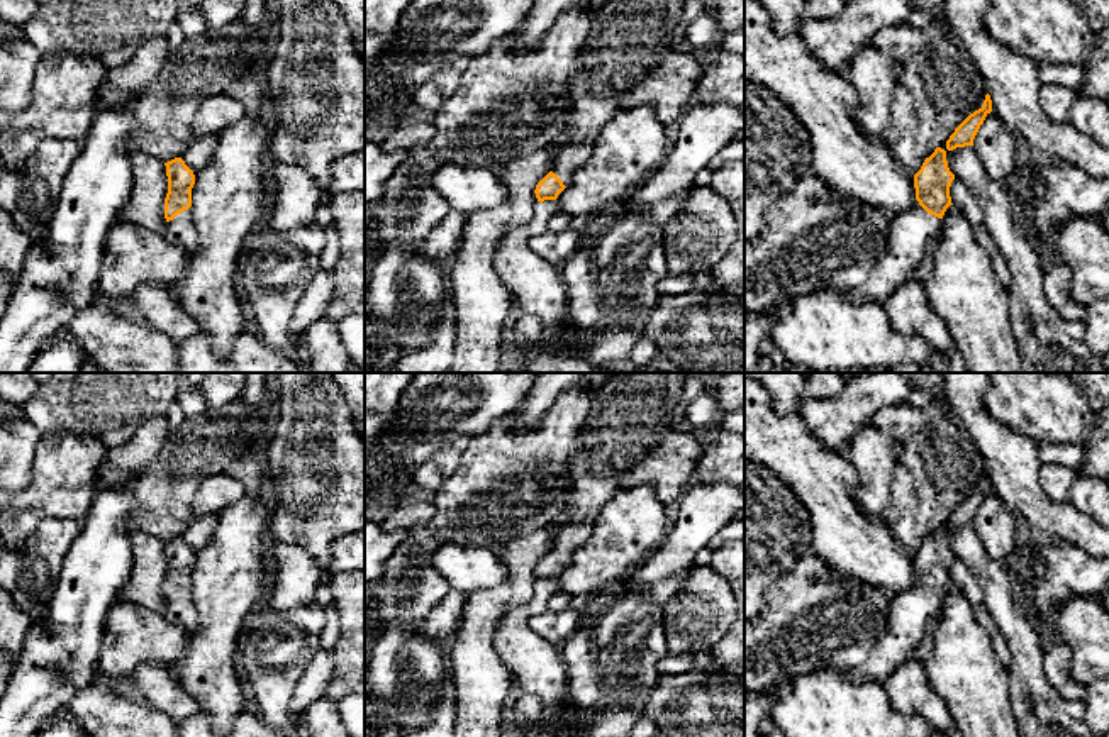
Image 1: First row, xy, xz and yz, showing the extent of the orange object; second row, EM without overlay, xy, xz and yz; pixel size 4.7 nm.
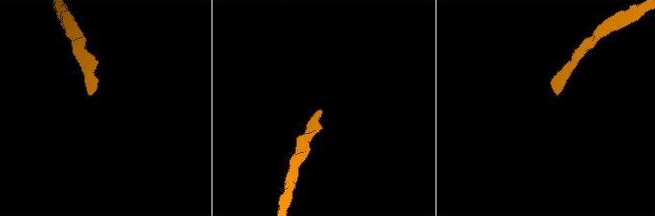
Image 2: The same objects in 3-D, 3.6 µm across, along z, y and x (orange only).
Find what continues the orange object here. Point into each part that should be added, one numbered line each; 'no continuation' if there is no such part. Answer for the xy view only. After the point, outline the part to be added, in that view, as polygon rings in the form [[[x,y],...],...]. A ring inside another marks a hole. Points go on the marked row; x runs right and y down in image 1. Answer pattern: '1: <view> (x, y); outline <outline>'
1: xy (180, 231); outline [[[192,208],[183,210],[168,222],[164,237],[183,251],[185,259],[193,256],[198,244],[198,234],[195,229]]]

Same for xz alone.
1: xz (570, 156); outline [[[563,139],[558,152],[554,154],[553,173],[563,181],[565,186],[570,185],[575,171],[590,159],[592,149],[594,141],[568,142]]]

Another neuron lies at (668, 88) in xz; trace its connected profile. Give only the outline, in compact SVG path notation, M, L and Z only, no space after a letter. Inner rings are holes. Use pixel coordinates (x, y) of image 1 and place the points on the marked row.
M670 51L636 86L619 97L621 108L648 103L661 124L680 120L692 105L692 95L705 66L690 53Z

